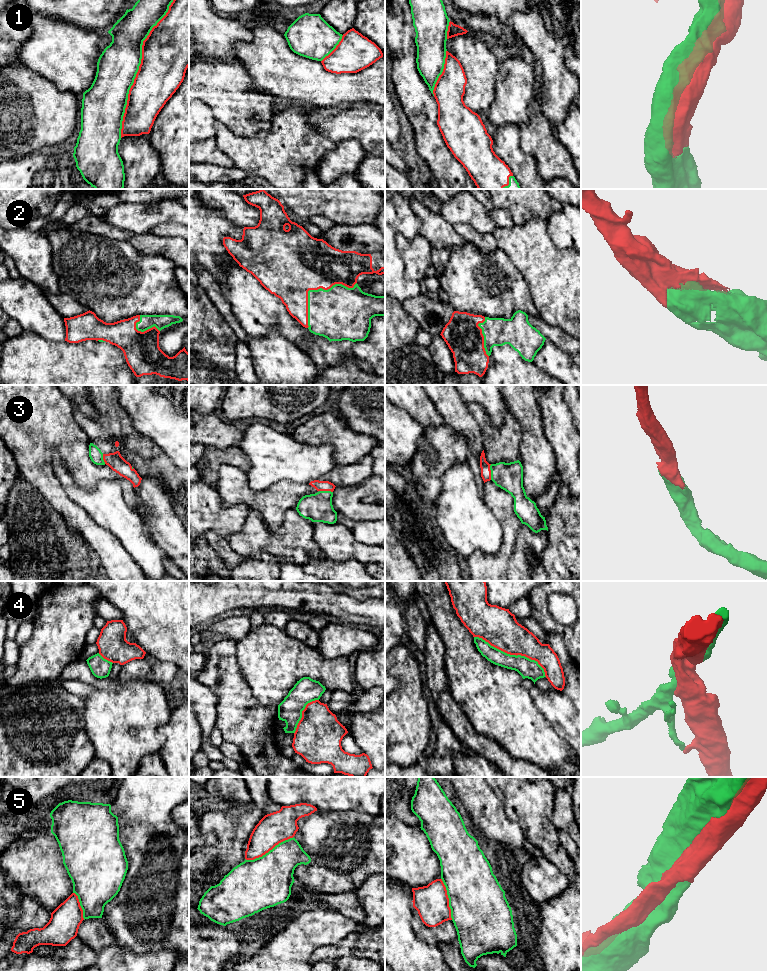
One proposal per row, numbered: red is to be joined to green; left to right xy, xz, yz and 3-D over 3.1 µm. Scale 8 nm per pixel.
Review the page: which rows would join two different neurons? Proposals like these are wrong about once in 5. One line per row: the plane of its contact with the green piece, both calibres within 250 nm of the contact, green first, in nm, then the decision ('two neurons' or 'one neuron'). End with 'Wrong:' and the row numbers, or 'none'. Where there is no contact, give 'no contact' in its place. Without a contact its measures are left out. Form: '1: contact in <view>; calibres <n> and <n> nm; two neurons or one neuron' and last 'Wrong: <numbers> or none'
1: contact in xy; calibres 320 and 380 nm; one neuron
2: contact in xz; calibres 400 and 460 nm; one neuron
3: contact in yz; calibres 220 and 80 nm; one neuron
4: contact in yz; calibres 160 and 300 nm; two neurons
5: contact in xz; calibres 400 and 260 nm; one neuron
Wrong: 4

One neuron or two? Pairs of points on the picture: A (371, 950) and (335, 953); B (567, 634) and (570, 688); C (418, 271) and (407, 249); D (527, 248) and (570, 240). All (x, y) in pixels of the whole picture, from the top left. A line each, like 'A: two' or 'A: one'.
A: one
B: two
C: one
D: two

